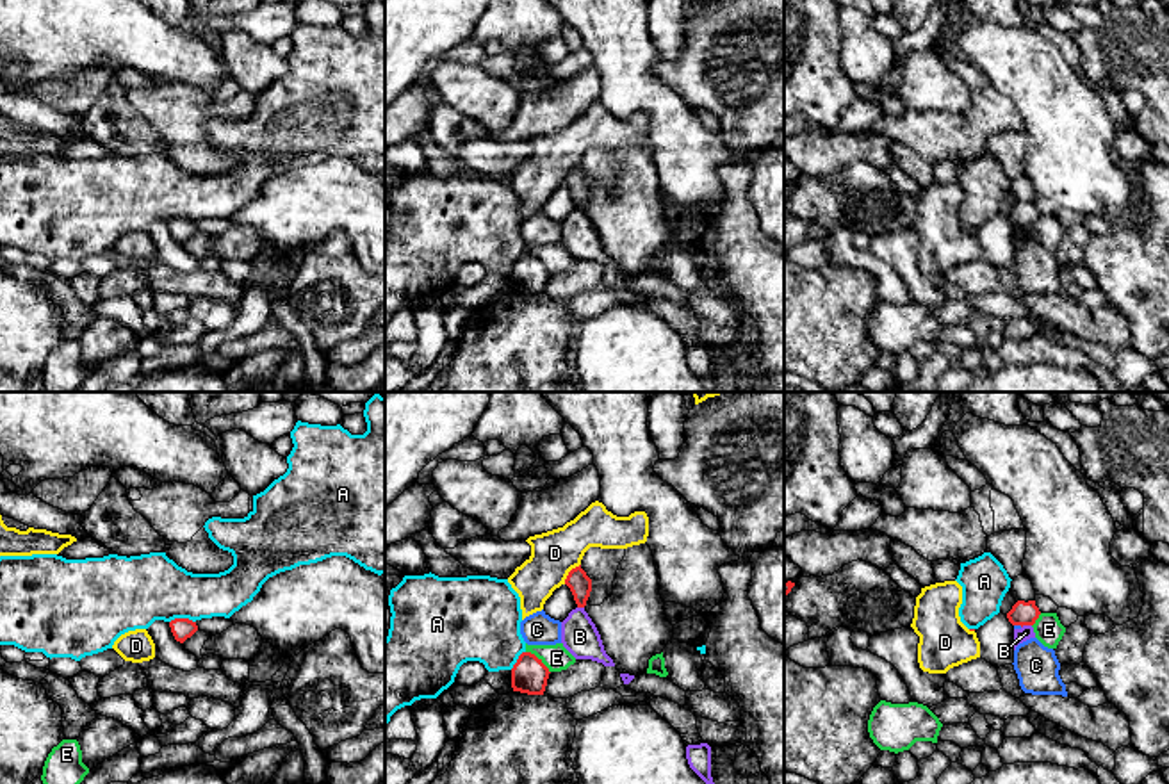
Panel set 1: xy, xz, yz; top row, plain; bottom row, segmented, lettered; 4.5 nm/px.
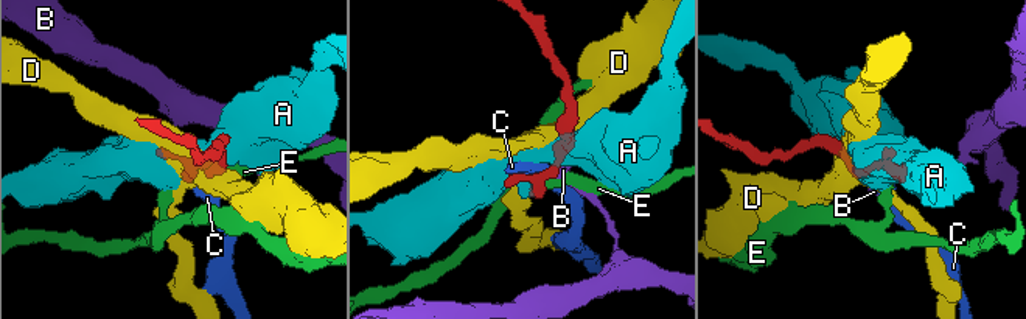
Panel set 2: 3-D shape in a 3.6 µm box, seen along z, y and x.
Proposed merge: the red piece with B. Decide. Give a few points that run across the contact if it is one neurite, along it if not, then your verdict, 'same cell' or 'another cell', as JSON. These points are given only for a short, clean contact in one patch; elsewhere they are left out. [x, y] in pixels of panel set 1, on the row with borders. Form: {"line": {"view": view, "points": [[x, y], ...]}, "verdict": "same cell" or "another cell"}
{"line": {"view": "yz", "points": [[1030, 624], [1021, 628]]}, "verdict": "another cell"}

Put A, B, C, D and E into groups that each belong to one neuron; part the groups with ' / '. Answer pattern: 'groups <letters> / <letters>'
groups A / B / C / D / E

